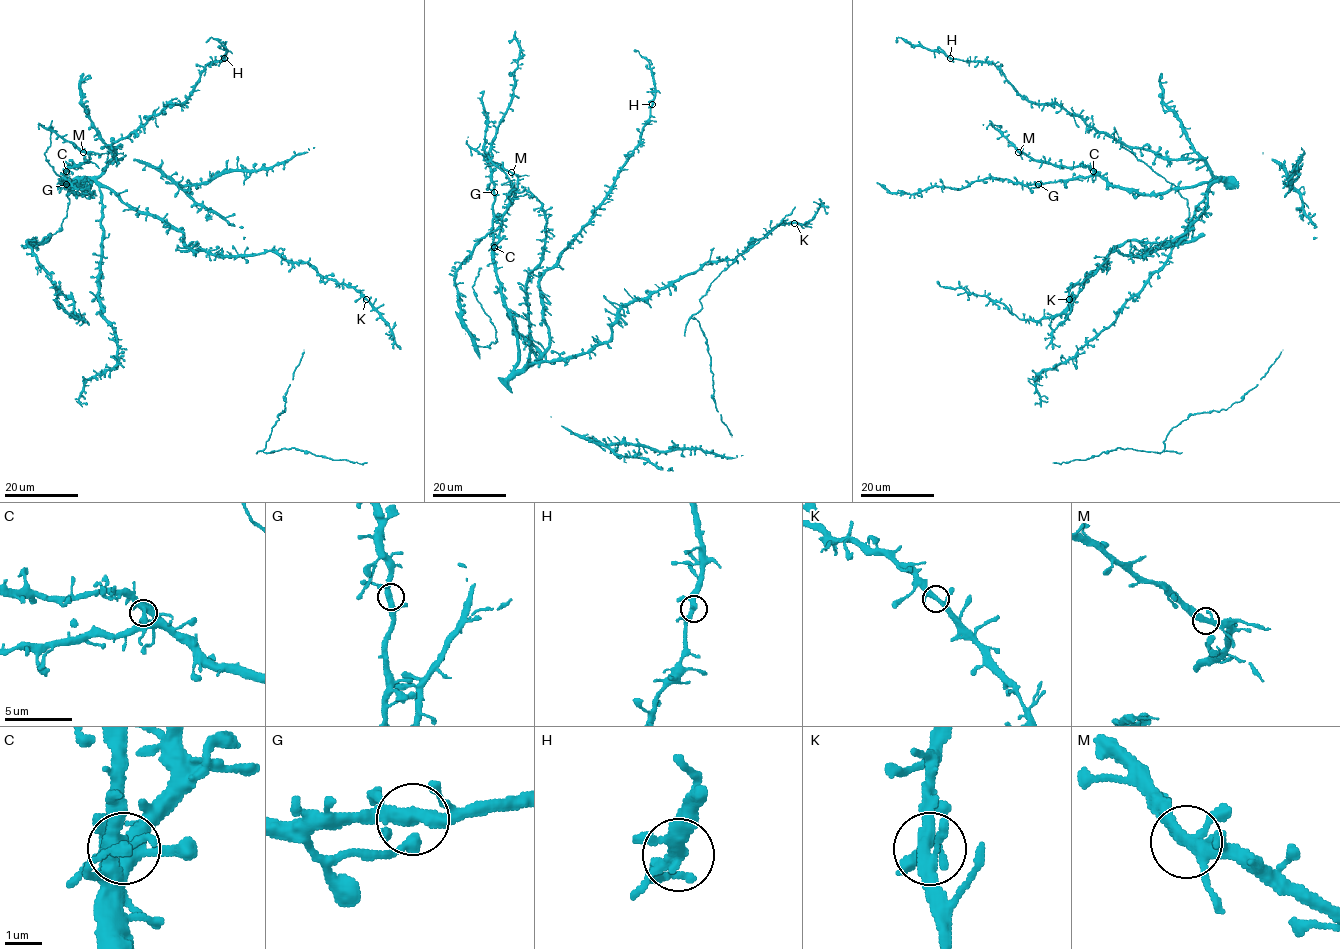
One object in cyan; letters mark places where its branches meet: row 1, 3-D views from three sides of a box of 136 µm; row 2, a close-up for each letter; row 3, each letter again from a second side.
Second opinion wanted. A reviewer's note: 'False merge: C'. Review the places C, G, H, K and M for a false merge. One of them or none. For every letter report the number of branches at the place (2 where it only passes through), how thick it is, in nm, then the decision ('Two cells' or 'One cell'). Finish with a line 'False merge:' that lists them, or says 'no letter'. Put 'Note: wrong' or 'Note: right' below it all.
C: Branches: 4. Thickness 400 nm. One cell
G: Branches: 4. Thickness 320 nm. One cell
H: Branches: 4. Thickness 280 nm. One cell
K: Branches: 4. Thickness 300 nm. One cell
M: Branches: 3. Thickness 280 nm. One cell
False merge: no letter
Note: wrong

